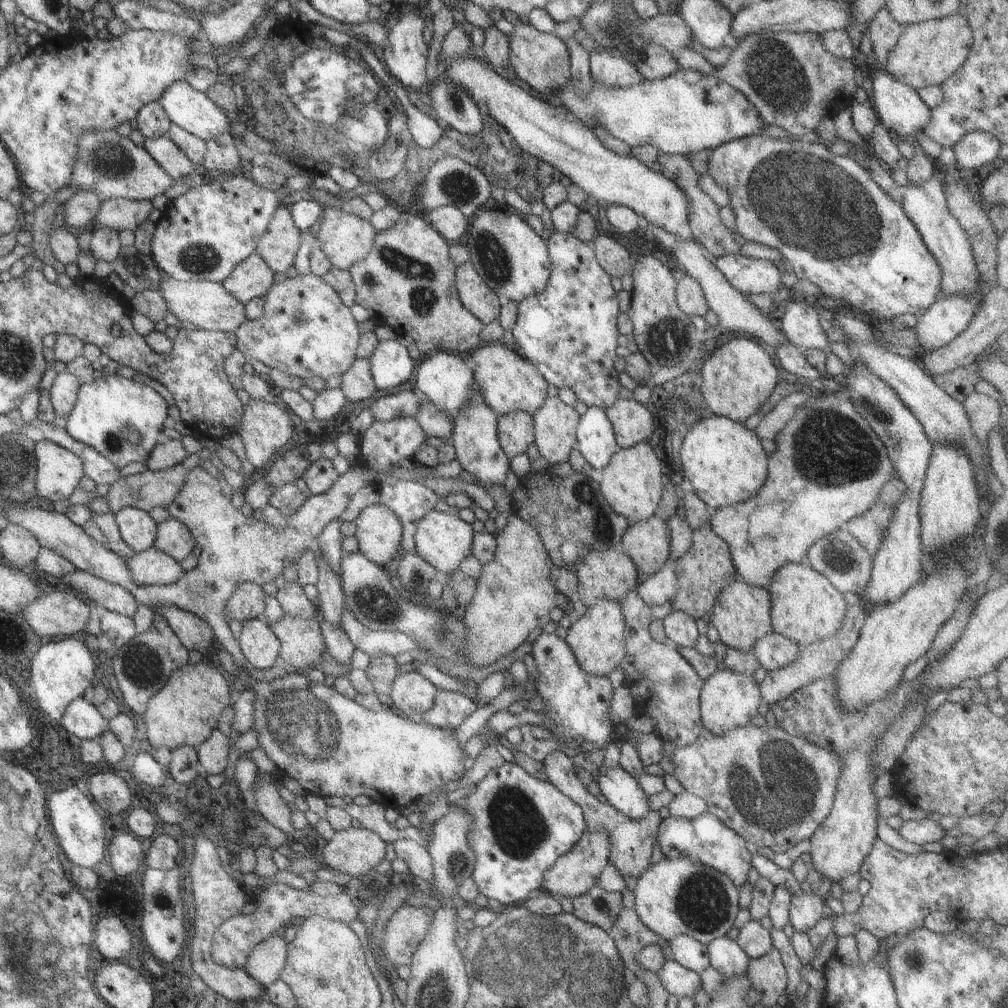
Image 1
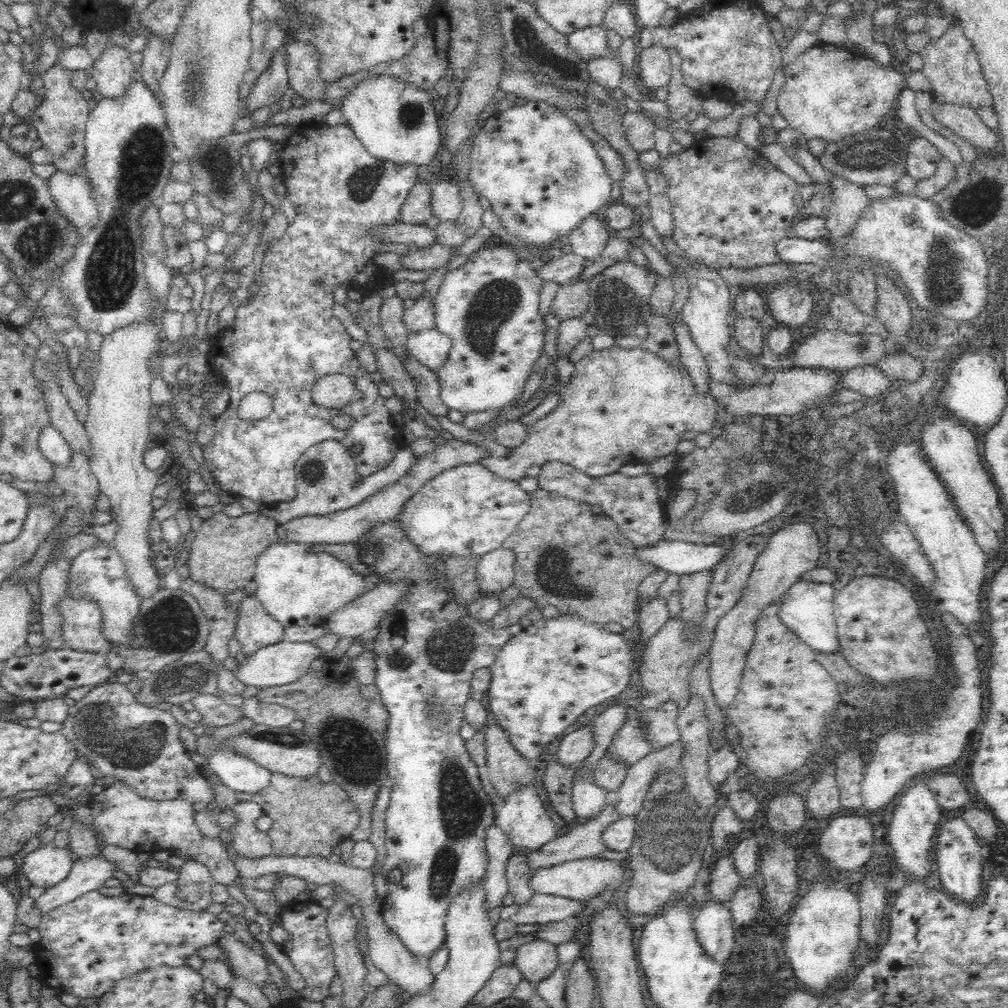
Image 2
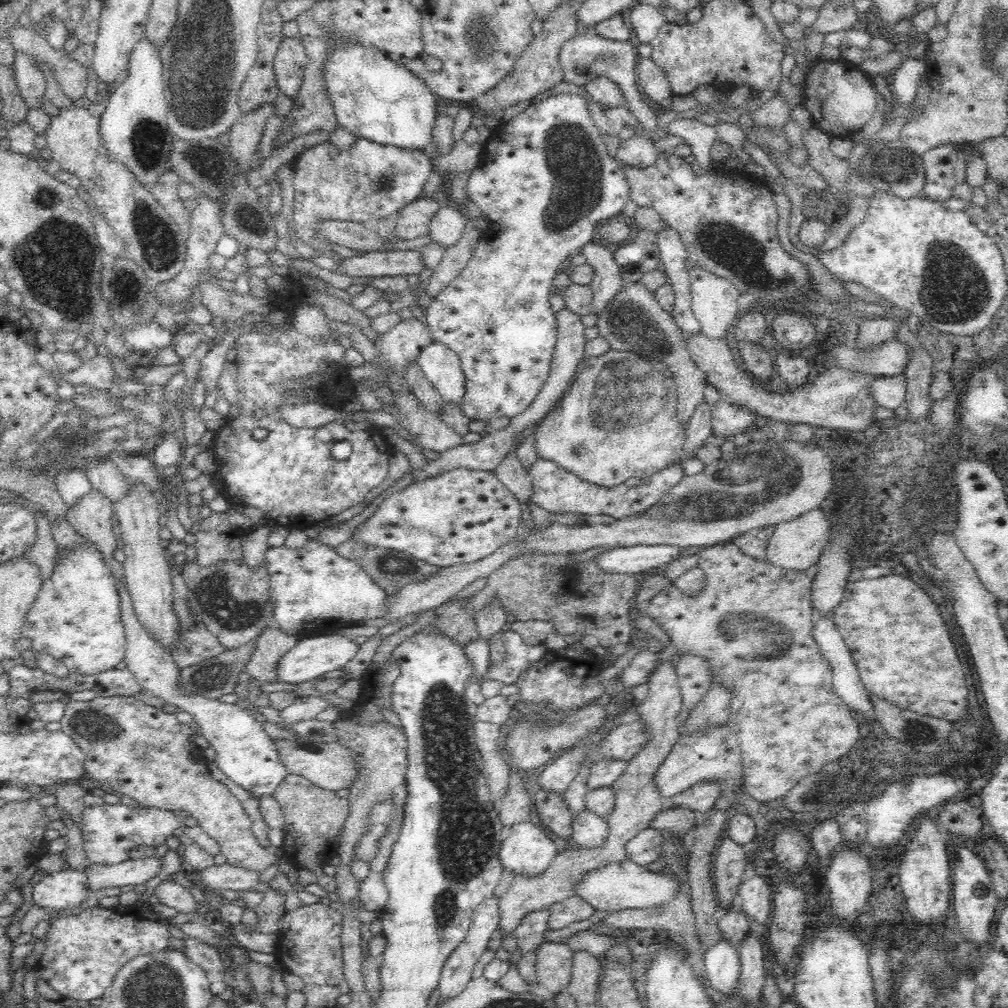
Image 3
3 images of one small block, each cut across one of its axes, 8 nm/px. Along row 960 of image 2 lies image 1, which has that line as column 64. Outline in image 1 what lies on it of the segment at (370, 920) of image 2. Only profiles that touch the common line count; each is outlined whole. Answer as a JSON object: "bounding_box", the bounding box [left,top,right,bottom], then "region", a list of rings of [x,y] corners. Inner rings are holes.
{"bounding_box":[47,371,82,428],"region":[[[67,371],[57,374],[52,386],[47,390],[51,396],[51,403],[55,417],[52,423],[65,428],[69,412],[74,408],[77,392],[82,380]]]}

